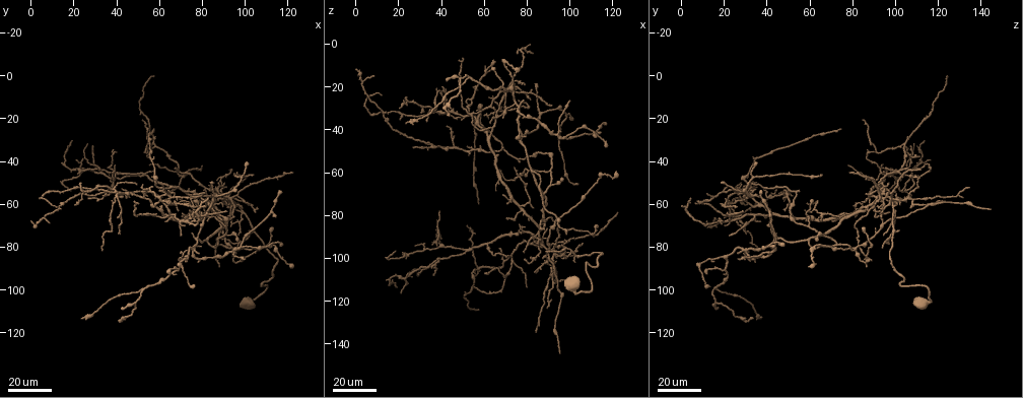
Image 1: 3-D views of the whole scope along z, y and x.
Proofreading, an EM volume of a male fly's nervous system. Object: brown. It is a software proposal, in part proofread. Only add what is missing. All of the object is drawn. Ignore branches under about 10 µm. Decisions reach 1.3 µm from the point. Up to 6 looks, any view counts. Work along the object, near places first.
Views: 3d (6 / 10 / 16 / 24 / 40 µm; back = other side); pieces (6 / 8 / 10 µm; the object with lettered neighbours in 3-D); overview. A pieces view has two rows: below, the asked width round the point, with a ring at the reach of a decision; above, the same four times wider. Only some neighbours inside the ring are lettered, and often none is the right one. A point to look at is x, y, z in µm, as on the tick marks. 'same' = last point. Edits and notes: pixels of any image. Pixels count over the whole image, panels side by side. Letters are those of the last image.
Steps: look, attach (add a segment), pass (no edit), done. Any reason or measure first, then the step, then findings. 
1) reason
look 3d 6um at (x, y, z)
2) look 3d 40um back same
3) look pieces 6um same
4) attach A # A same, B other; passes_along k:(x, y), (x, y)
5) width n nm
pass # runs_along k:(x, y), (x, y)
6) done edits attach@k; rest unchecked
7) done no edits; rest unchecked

thin end
look 3d 24um at (88, 90, 86)

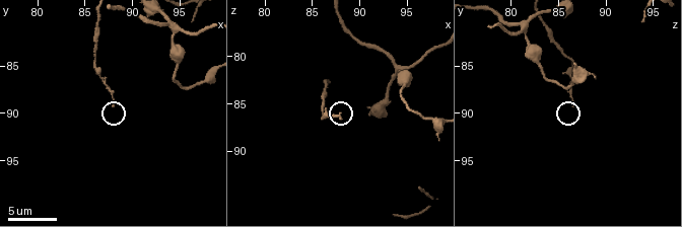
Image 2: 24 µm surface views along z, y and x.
look pieces 6um at (88.0, 89.2, 86.6)

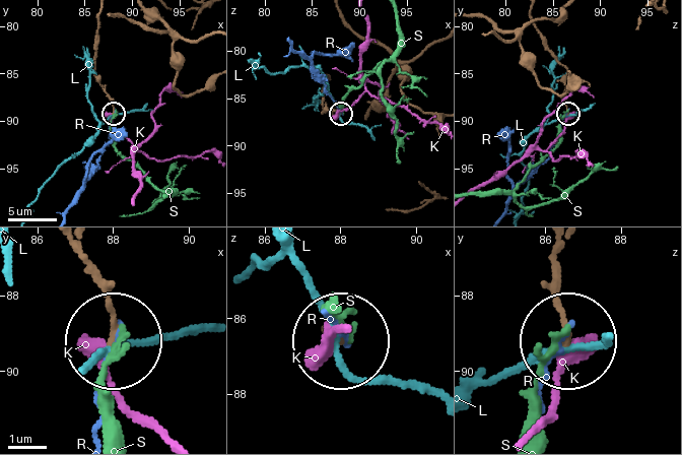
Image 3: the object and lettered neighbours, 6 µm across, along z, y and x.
pass # K other, L other, R other, S other; runs_along 3:(98, 17), (95, 76), (113, 112); none of them fits

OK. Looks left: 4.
tapers out
look 3d 40um at (71, 65, 81)

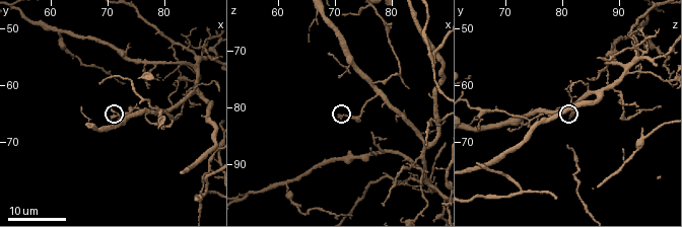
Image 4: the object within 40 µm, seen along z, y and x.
see the neighbours
look pieces 10um at (70.5, 65.5, 81.0)

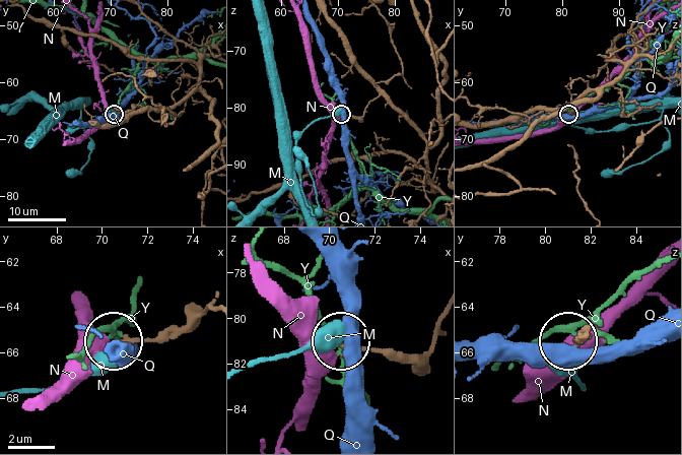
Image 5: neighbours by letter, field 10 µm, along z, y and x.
pass # M other, N other, Q other, Y other; no lettered segment goes on from it

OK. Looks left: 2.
end of a long branch
look 3d 24um at (104, 46, 66)

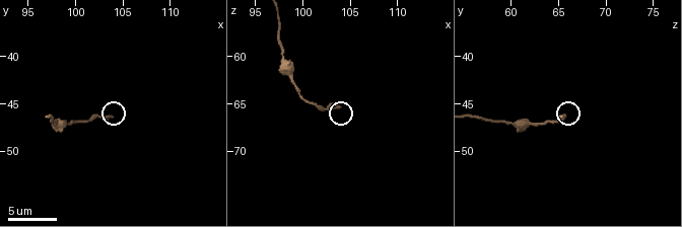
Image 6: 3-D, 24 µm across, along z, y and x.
look pieces 6um at (104.0, 46.6, 65.4)

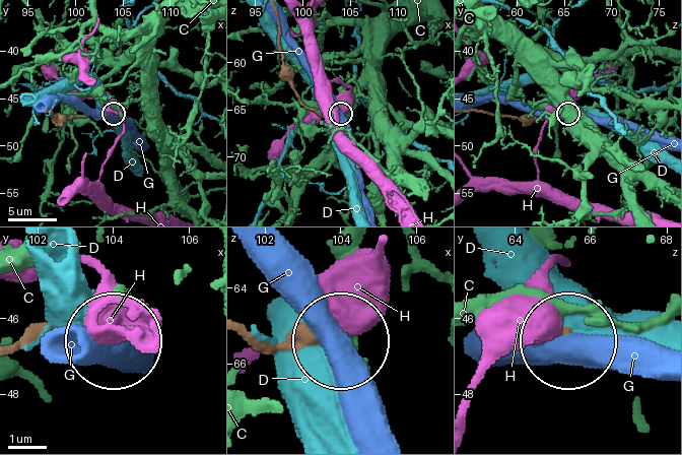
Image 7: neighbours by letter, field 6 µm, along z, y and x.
pass # C other, D other, G other, H other; none of them fits

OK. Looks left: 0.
done no edits; rest unchecked

